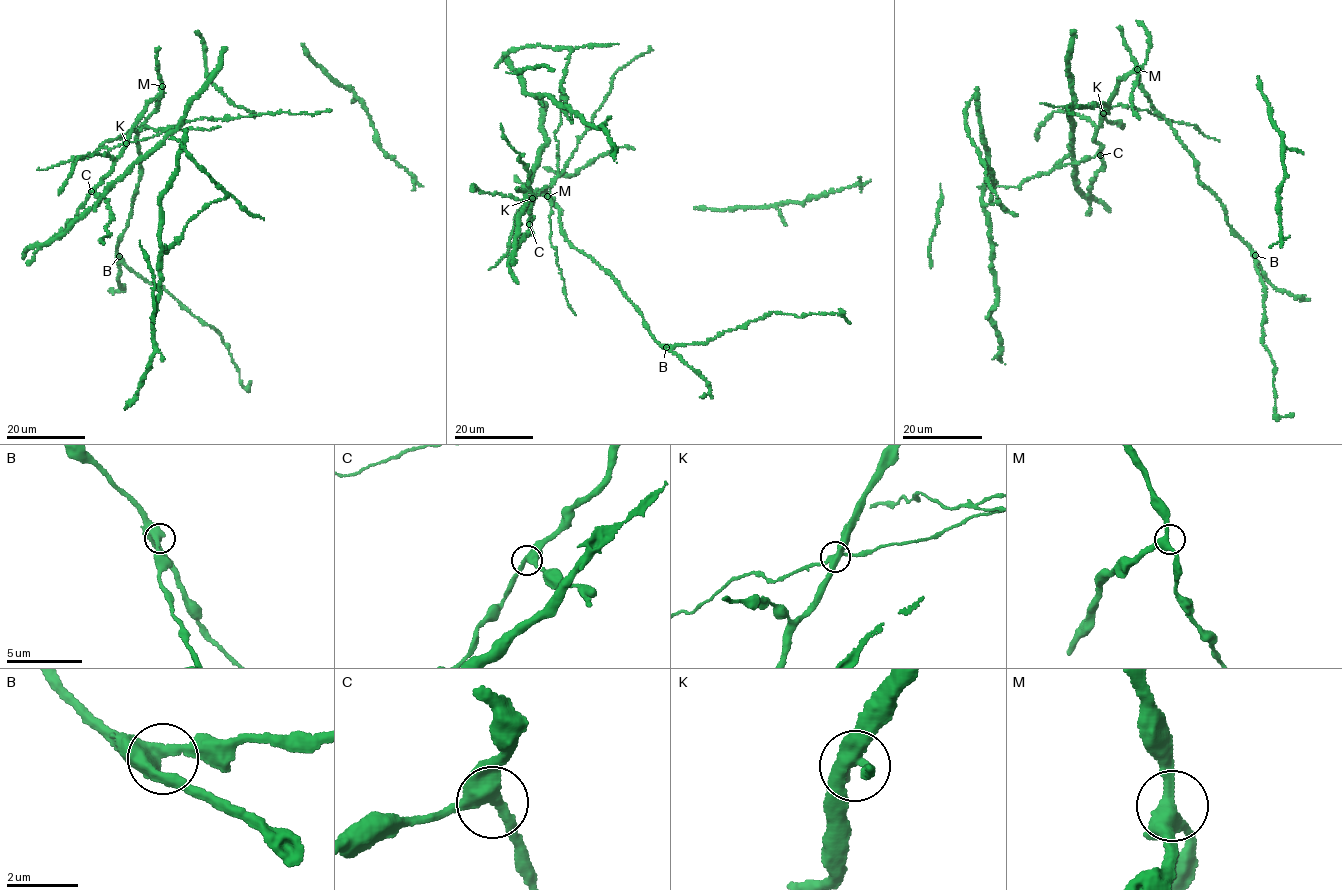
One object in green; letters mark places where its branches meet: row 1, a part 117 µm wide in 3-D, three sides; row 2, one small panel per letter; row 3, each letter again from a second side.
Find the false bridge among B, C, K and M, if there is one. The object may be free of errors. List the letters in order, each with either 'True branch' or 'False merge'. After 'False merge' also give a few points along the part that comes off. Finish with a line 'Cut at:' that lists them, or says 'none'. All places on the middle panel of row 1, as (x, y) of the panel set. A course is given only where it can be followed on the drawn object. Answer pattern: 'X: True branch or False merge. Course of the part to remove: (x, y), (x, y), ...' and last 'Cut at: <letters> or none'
B: True branch
C: True branch
K: False merge. Course of the part to remove: (531, 198), (544, 187), (552, 186), (563, 172), (610, 91), (614, 75), (650, 46)
M: True branch
Cut at: K

